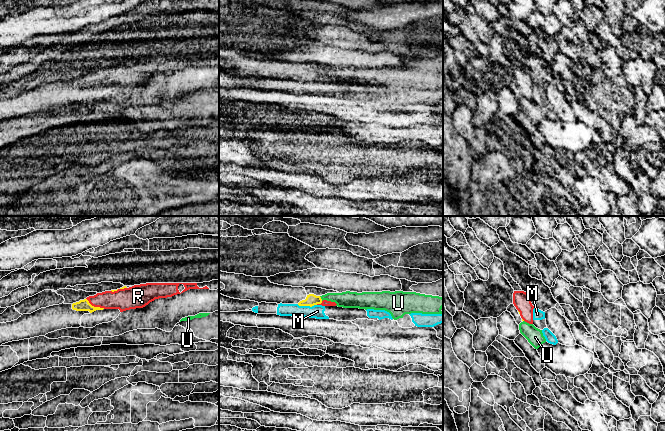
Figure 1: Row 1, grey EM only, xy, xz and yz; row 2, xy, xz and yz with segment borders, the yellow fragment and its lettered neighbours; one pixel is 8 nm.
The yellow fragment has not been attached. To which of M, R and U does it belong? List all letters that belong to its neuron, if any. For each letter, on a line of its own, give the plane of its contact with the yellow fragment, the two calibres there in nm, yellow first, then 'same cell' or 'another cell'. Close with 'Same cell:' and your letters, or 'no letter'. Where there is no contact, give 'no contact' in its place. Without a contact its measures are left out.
M: contact in xz; calibres 90 and 110 nm; another cell
R: contact in xy; calibres 100 and 180 nm; same cell
U: contact in xz; calibres 90 and 130 nm; another cell
Same cell: R

